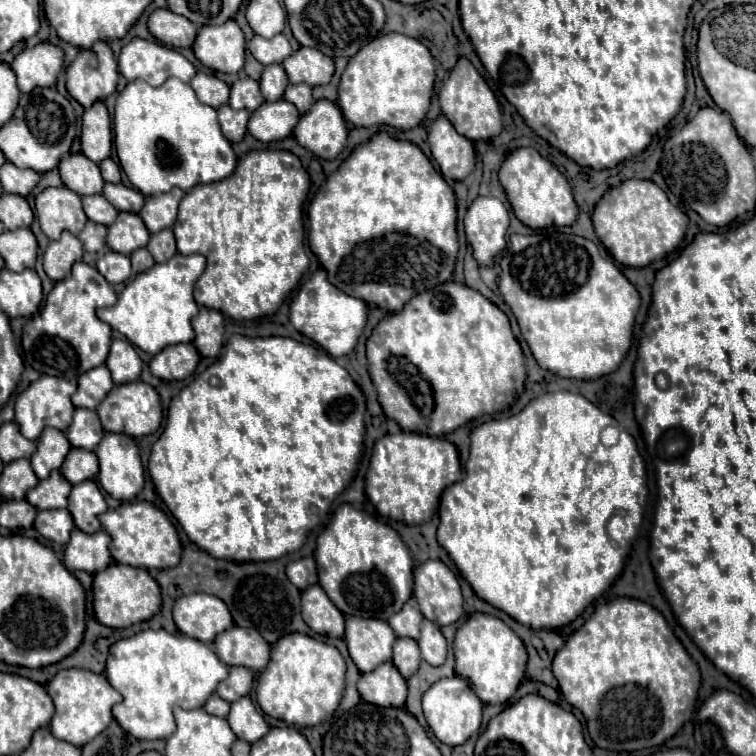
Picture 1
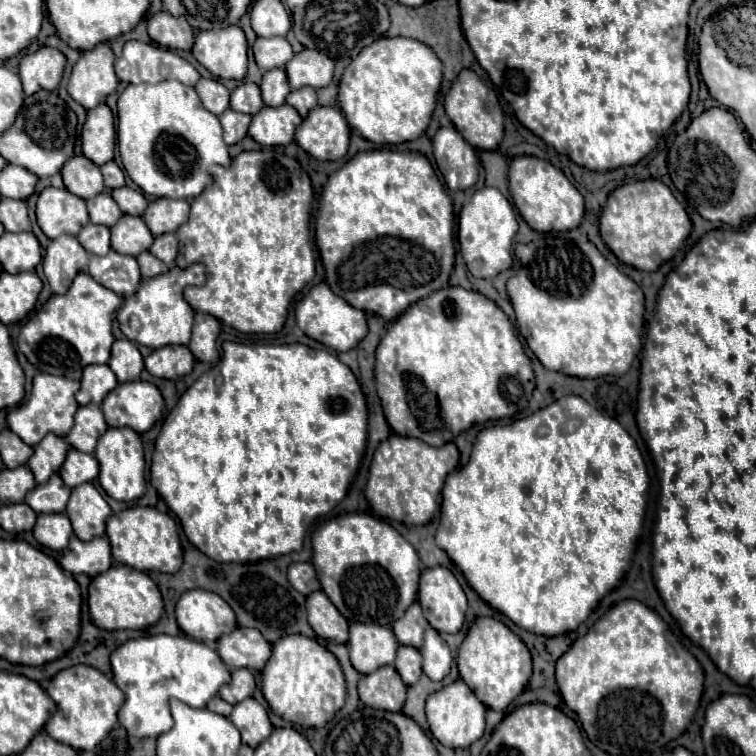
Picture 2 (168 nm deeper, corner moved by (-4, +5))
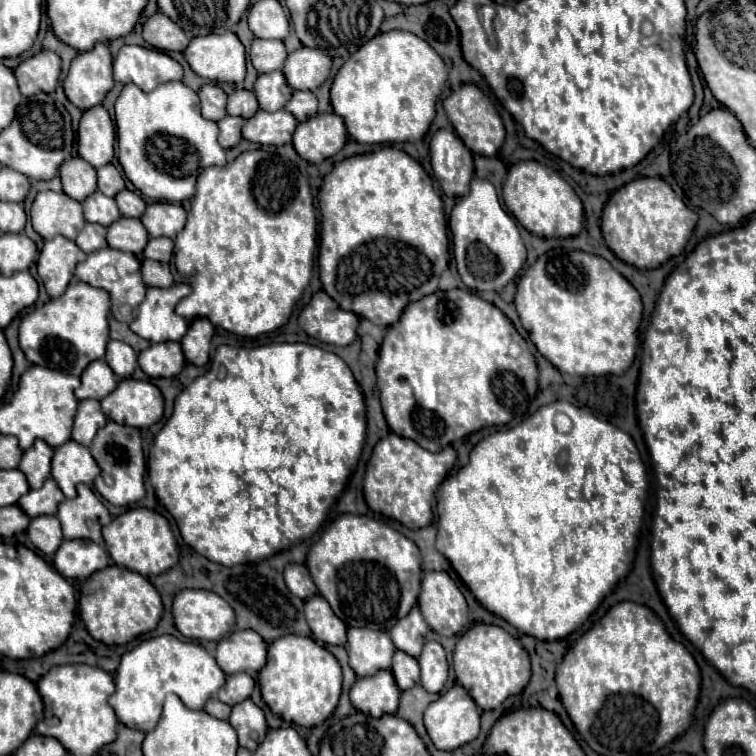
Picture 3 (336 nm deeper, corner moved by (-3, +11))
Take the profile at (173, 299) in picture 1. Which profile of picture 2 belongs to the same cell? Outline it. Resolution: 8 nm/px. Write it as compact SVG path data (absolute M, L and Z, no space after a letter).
M191 263L187 269L179 269L177 265L169 271L141 281L135 295L129 295L123 299L121 307L117 309L117 321L125 337L133 343L141 343L151 349L159 349L165 345L187 345L189 343L189 331L193 327L195 311L187 303L183 291L189 285L201 287L205 283L205 265L203 263Z

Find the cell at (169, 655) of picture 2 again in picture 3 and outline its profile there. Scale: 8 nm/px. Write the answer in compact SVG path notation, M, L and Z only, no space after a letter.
M162 635L142 641L138 647L122 655L116 671L116 693L108 699L116 717L130 729L152 731L160 719L162 703L168 693L182 699L188 709L202 709L210 697L224 685L224 673L216 659L194 641L180 641L172 635Z

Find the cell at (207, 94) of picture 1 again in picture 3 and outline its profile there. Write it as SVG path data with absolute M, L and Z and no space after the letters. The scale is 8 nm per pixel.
M204 85L198 91L200 103L202 103L202 115L210 121L220 121L220 117L226 117L226 93L218 85Z

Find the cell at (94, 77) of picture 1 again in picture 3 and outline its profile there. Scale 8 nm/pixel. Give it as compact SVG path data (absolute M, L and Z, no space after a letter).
M98 43L92 51L78 53L62 87L70 103L82 111L100 105L106 93L114 87L112 55L108 45Z

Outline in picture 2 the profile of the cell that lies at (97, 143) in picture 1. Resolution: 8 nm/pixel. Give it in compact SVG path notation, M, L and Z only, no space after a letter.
M105 103L87 111L87 121L81 133L83 155L97 165L111 161L115 155L115 123L113 121L115 121L113 113Z

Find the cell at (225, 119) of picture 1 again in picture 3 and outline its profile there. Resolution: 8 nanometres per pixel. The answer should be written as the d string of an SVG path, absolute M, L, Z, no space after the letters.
M224 117L218 121L218 129L220 129L220 135L218 135L218 143L224 147L224 149L232 149L240 143L242 135L240 135L240 129L244 125L246 119L242 117Z

